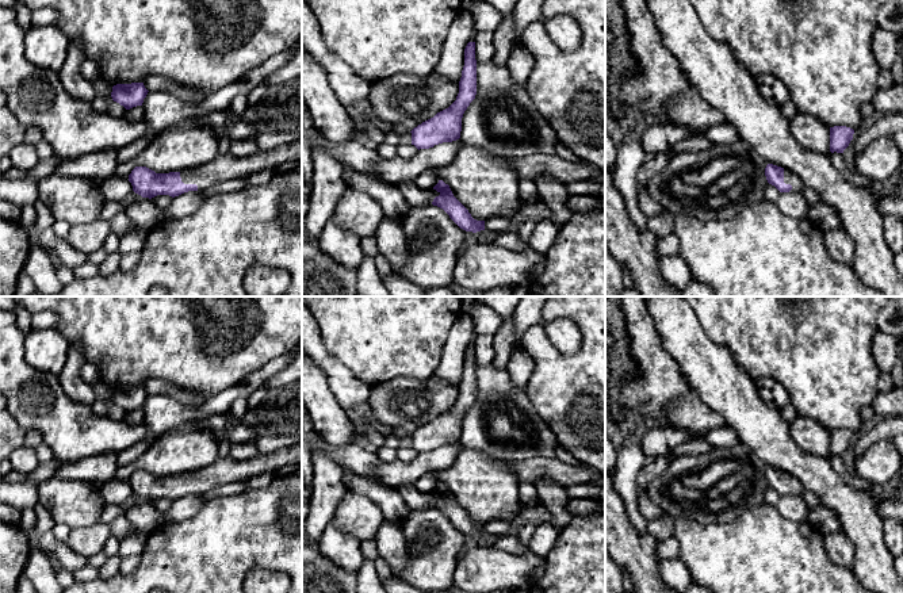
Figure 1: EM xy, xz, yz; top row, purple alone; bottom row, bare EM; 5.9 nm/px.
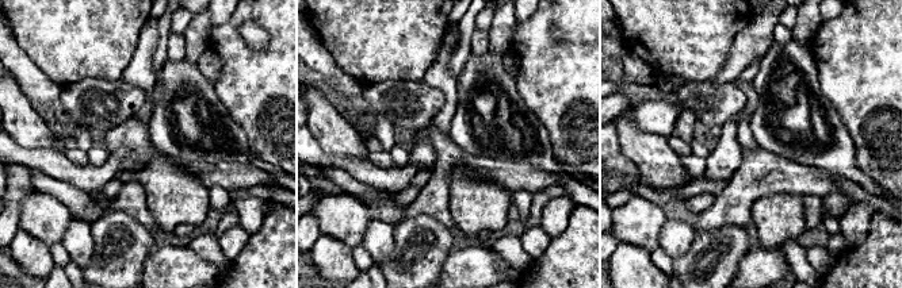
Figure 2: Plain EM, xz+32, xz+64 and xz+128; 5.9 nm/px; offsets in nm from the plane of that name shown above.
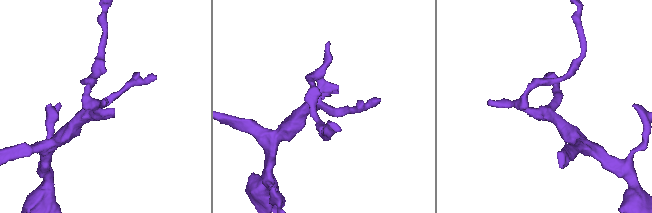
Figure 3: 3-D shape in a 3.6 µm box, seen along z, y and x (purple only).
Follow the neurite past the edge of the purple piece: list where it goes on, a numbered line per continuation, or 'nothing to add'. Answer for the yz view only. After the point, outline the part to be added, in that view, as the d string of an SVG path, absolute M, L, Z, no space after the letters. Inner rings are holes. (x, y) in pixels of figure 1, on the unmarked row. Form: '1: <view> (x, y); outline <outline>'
1: yz (789, 481); outline M784 473L784 486L792 489L792 493L789 496L801 496L804 490L801 483L788 473Z

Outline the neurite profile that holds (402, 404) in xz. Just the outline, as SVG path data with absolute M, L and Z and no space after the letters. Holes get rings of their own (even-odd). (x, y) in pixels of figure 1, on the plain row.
M402 376L393 378L371 389L368 403L372 413L370 418L391 428L395 433L412 435L437 416L448 412L456 403L458 397L458 387L436 376L424 380Z

